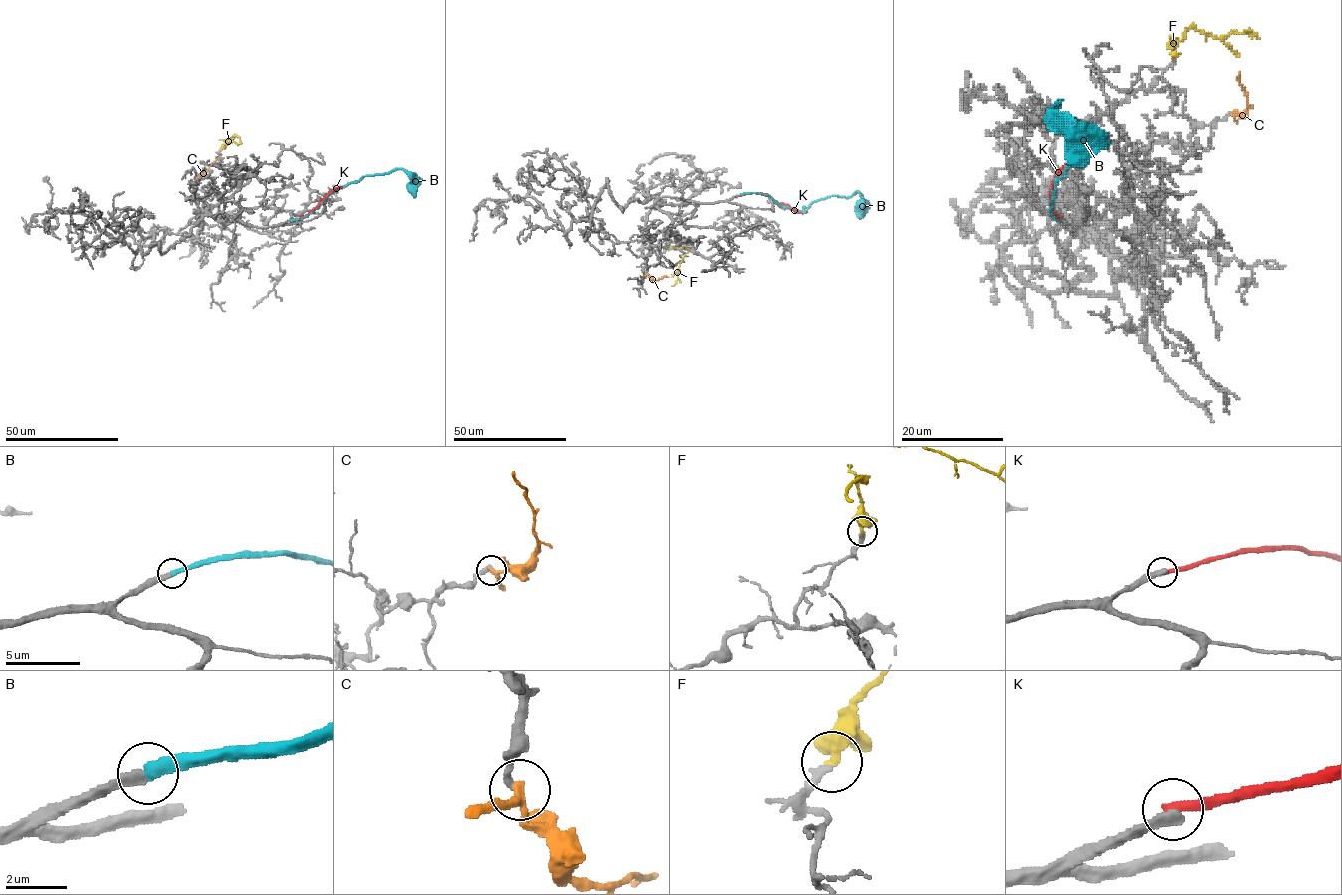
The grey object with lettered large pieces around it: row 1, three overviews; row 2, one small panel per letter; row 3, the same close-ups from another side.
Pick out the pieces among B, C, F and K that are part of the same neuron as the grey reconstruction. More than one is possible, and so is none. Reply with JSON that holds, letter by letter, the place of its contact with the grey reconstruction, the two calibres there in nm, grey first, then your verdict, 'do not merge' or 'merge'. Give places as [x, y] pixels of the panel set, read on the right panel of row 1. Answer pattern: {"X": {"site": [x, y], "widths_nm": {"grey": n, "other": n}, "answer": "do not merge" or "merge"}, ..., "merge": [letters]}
{"B": {"site": [1056, 218], "widths_nm": {"grey": 320, "other": 320}, "answer": "merge"}, "C": {"site": [1232, 115], "widths_nm": {"grey": 240, "other": 240}, "answer": "do not merge"}, "F": {"site": [1174, 58], "widths_nm": {"grey": 280, "other": 360}, "answer": "merge"}, "K": {"site": [1058, 217], "widths_nm": {"grey": 360, "other": 340}, "answer": "do not merge"}, "merge": ["B", "F"]}

